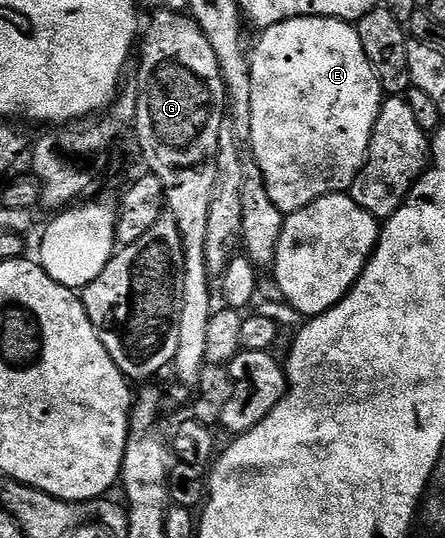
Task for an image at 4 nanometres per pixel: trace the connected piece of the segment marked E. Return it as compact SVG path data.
M306 16L281 22L277 26L262 29L255 49L250 49L251 81L253 82L253 110L251 111L251 143L250 152L255 155L257 166L261 166L261 174L265 178L265 190L269 190L269 198L273 198L273 206L283 212L284 217L292 216L297 210L309 206L309 202L317 202L317 198L325 198L338 192L350 193L357 174L367 161L369 142L373 134L373 126L377 122L377 114L381 110L385 93L381 82L377 82L377 74L373 74L373 66L369 66L369 58L365 58L365 50L361 46L359 29L354 23L346 20L334 20L324 16Z

